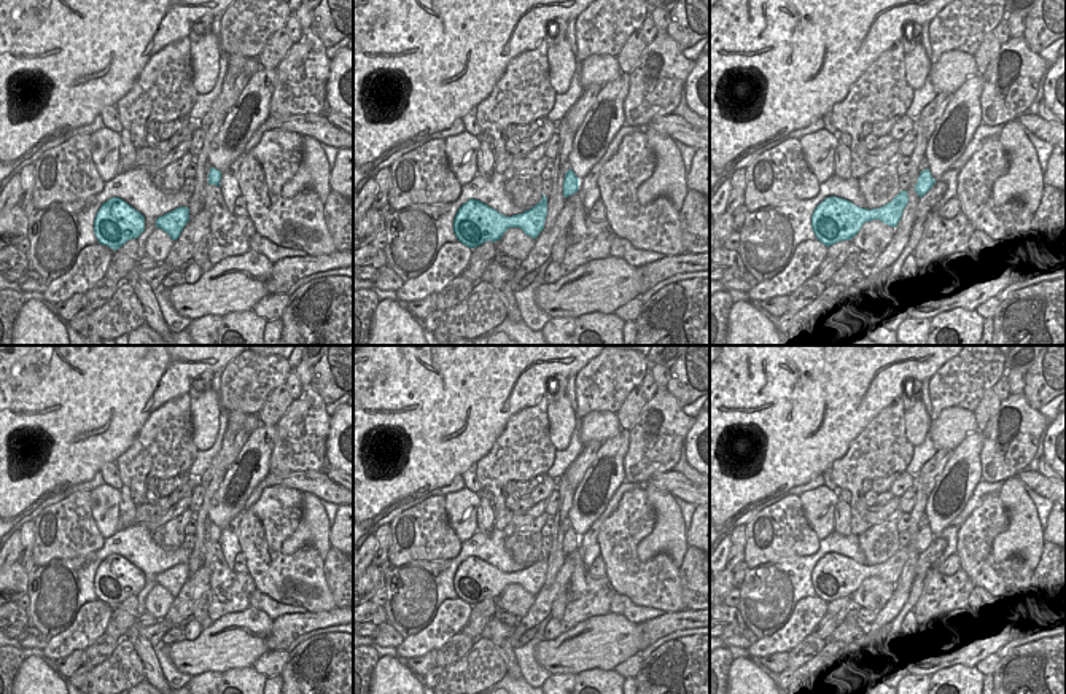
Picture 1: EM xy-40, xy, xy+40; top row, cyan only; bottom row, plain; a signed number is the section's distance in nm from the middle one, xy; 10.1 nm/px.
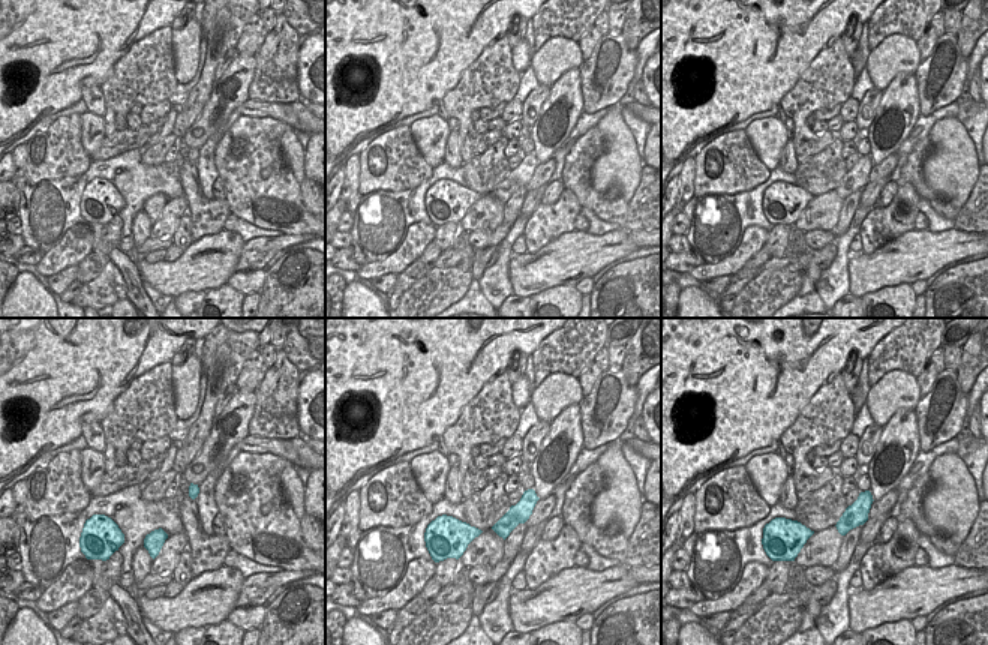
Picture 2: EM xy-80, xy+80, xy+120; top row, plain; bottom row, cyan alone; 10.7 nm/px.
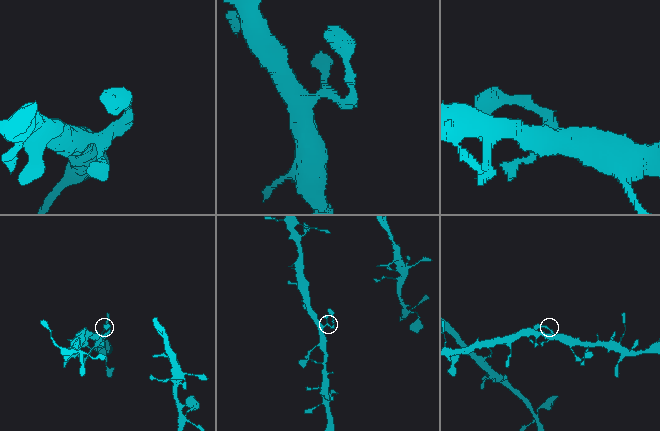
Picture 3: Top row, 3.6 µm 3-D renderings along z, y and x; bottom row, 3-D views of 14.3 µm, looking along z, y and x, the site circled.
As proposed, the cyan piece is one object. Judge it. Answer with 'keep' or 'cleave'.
keep

